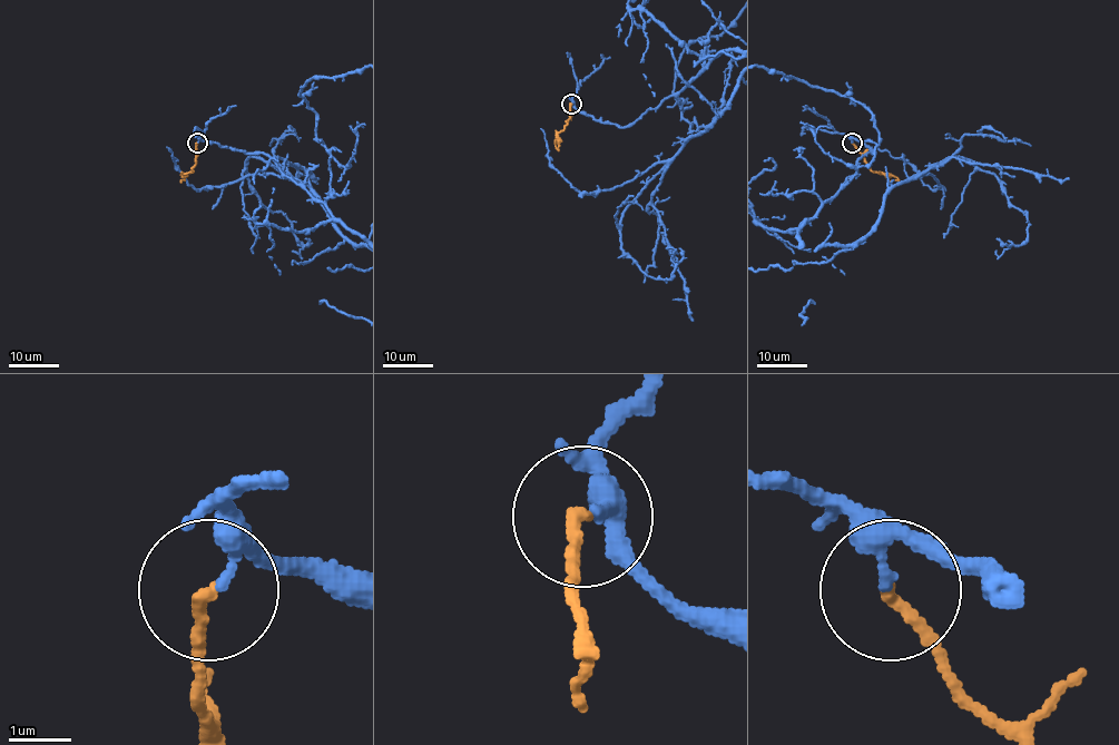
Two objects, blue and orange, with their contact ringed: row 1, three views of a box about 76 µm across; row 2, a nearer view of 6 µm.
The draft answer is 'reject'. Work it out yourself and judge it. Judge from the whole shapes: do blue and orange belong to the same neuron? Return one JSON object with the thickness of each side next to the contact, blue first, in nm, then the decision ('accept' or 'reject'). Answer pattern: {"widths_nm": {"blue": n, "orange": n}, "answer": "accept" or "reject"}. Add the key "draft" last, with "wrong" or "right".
{"widths_nm": {"blue": 170, "orange": 190}, "answer": "accept", "draft": "wrong"}

